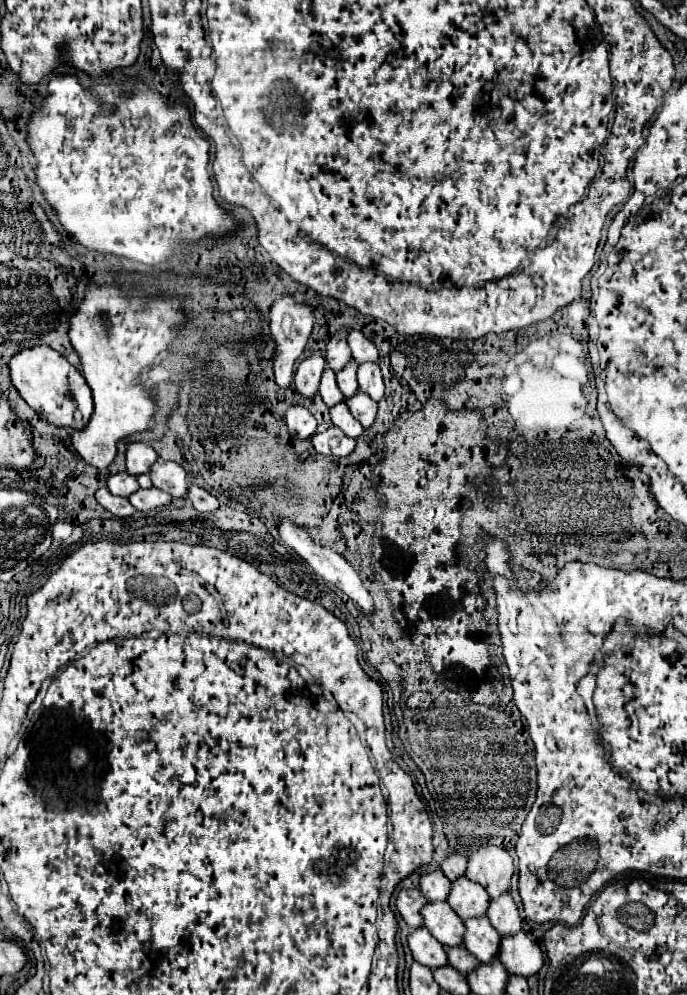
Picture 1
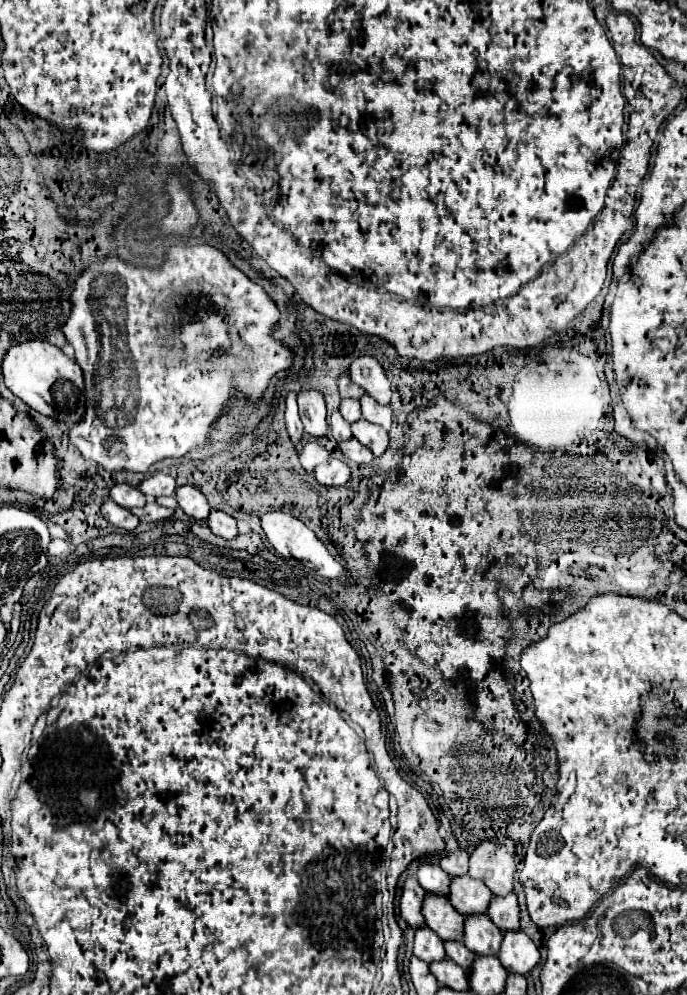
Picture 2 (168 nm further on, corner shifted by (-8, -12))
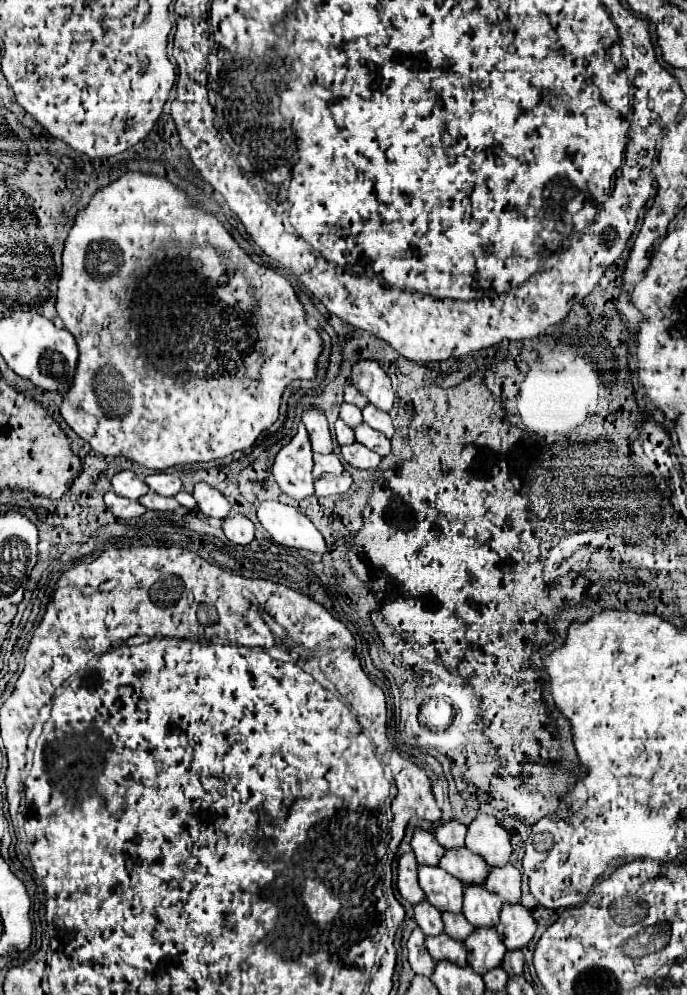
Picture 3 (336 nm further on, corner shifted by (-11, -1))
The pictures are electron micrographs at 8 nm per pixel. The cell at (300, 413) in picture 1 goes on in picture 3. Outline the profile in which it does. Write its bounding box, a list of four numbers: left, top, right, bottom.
[314,454,344,480]

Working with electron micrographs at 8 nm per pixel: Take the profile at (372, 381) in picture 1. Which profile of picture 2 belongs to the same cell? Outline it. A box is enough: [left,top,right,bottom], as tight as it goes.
[361,393,391,431]

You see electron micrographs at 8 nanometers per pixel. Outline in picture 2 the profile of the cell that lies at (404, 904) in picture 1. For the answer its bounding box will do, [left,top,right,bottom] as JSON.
[399,877,425,929]

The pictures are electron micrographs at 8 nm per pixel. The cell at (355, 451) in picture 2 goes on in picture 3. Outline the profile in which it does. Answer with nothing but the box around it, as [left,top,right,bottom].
[342,442,380,470]

